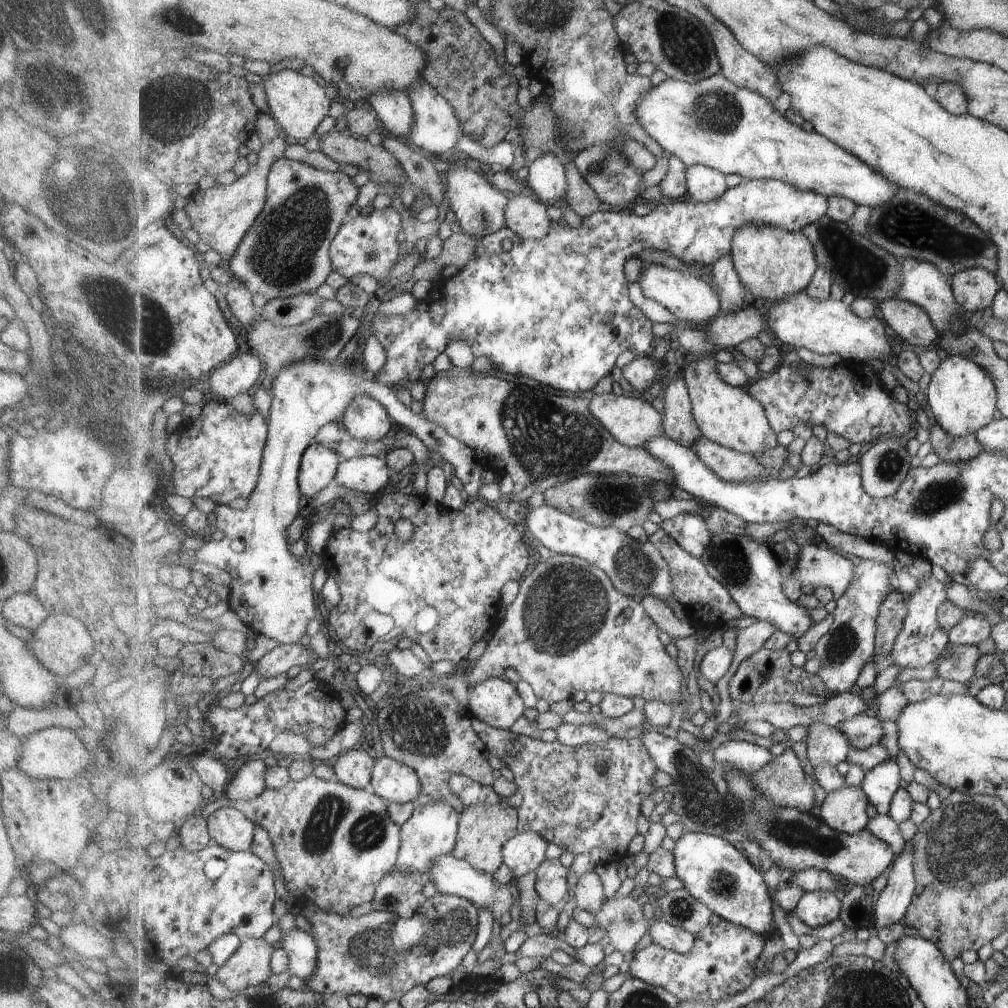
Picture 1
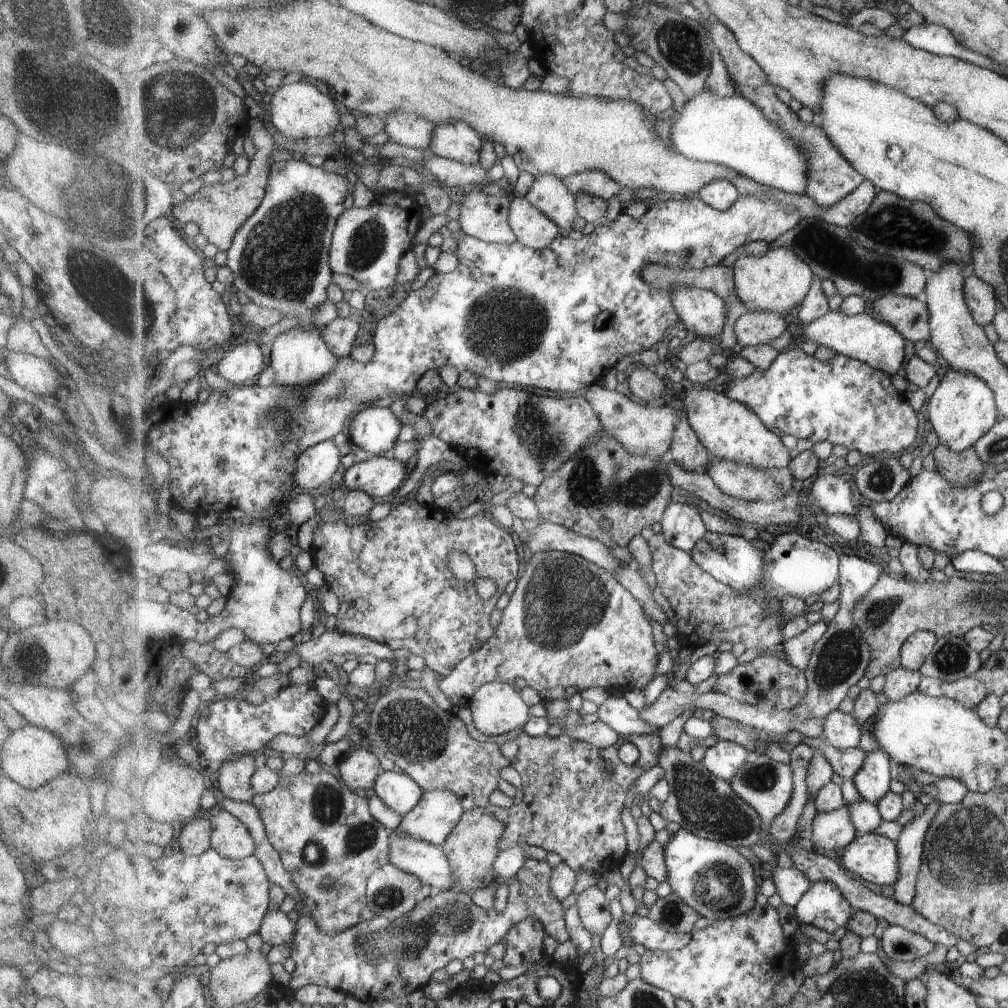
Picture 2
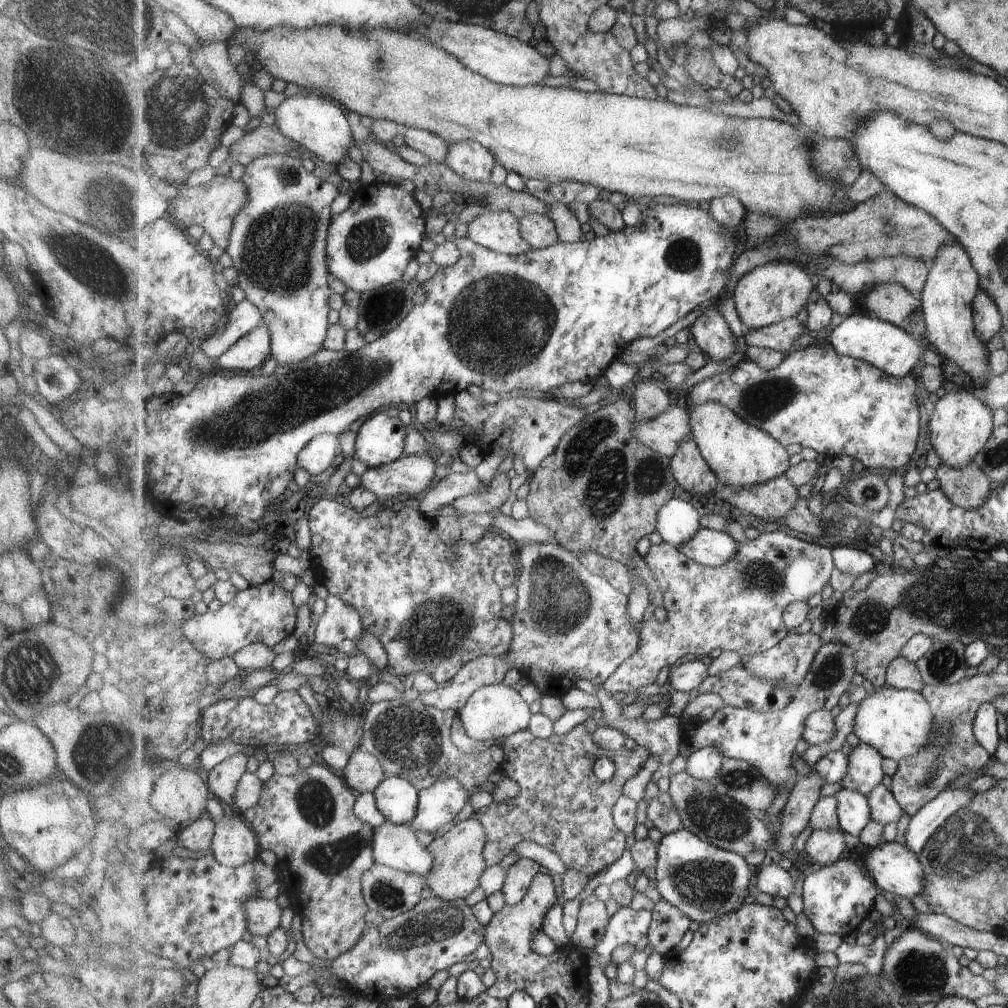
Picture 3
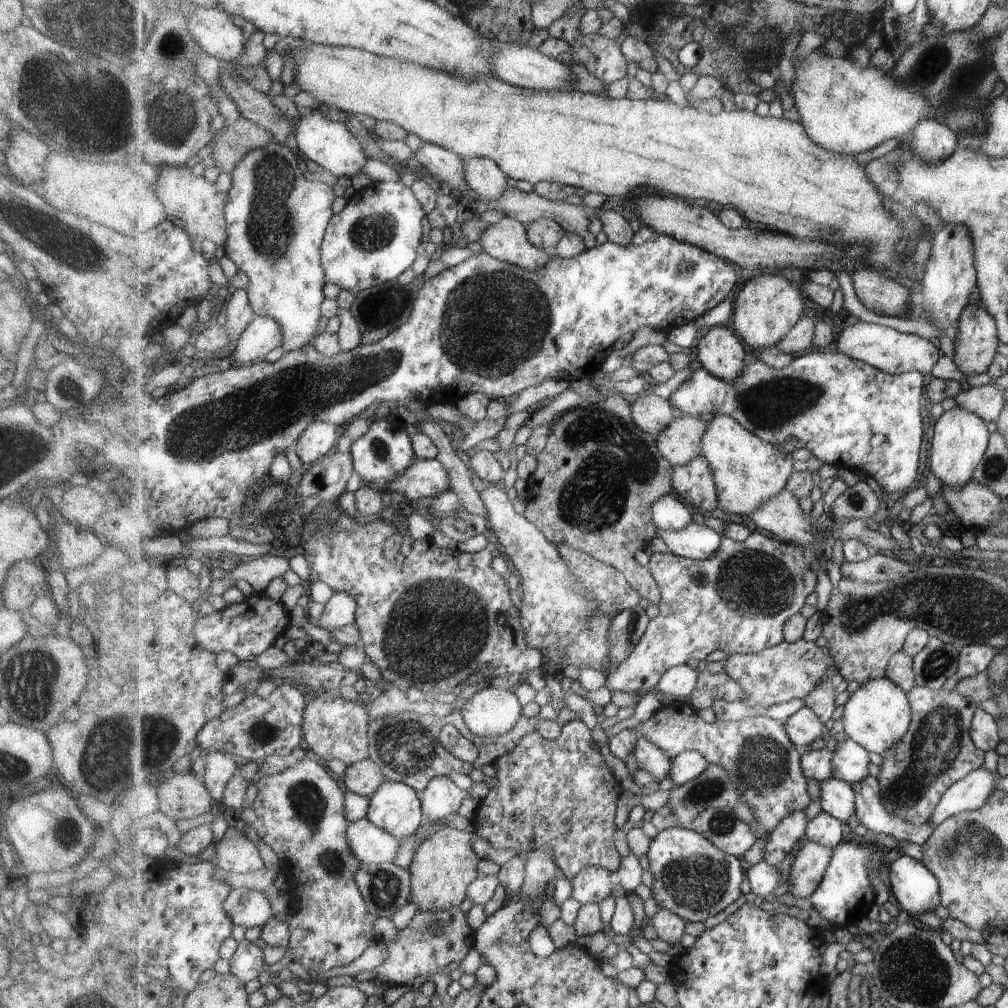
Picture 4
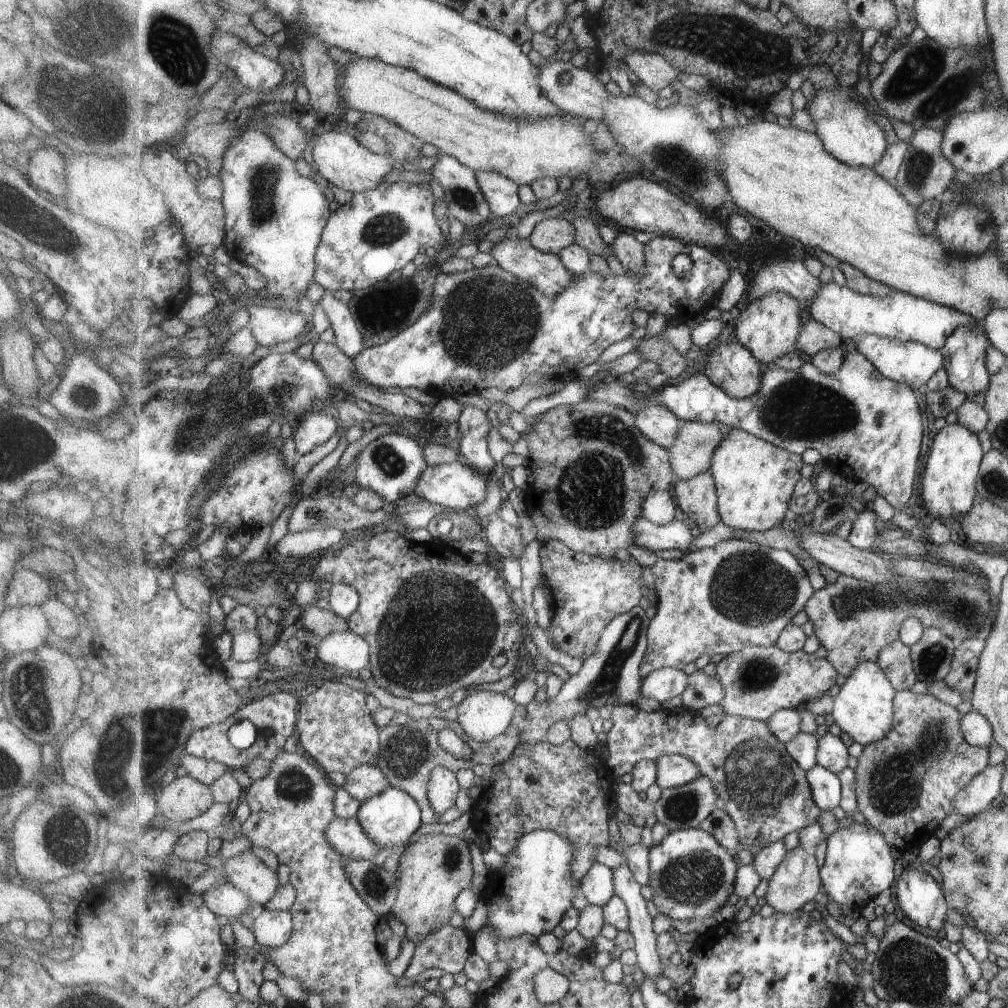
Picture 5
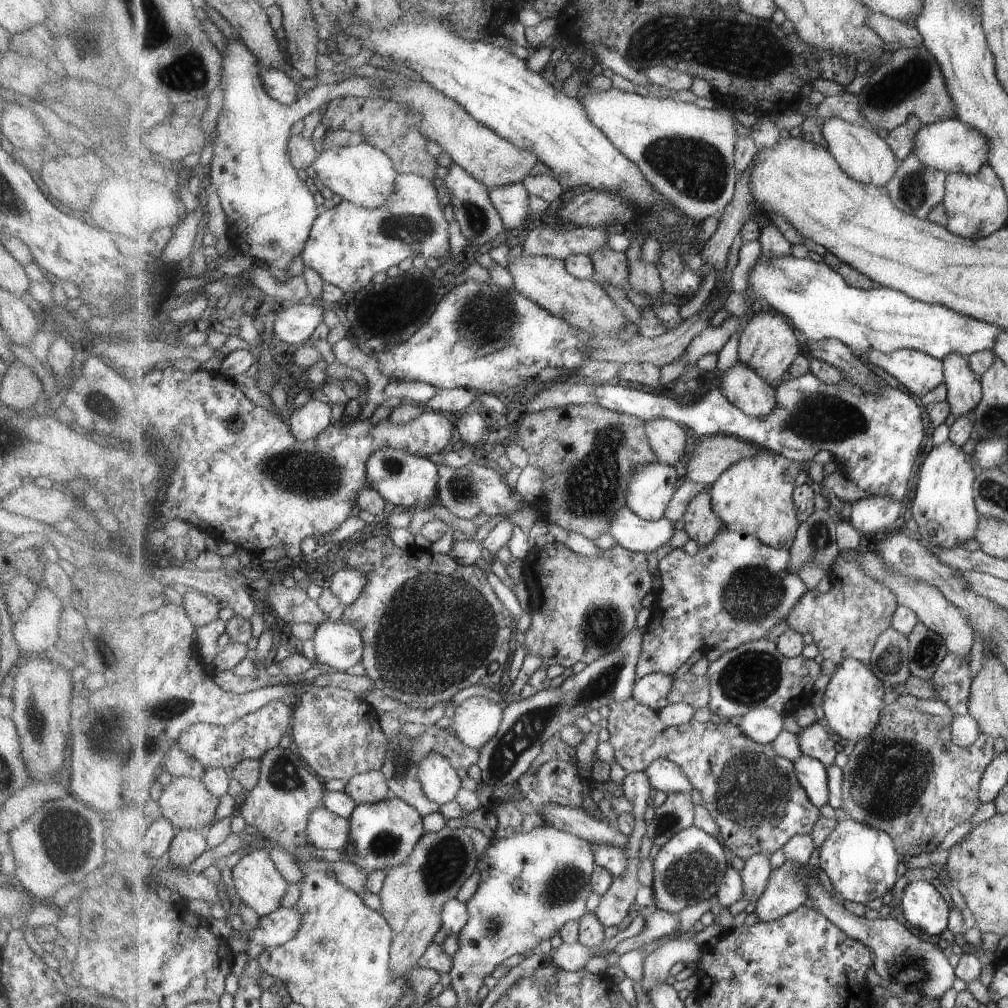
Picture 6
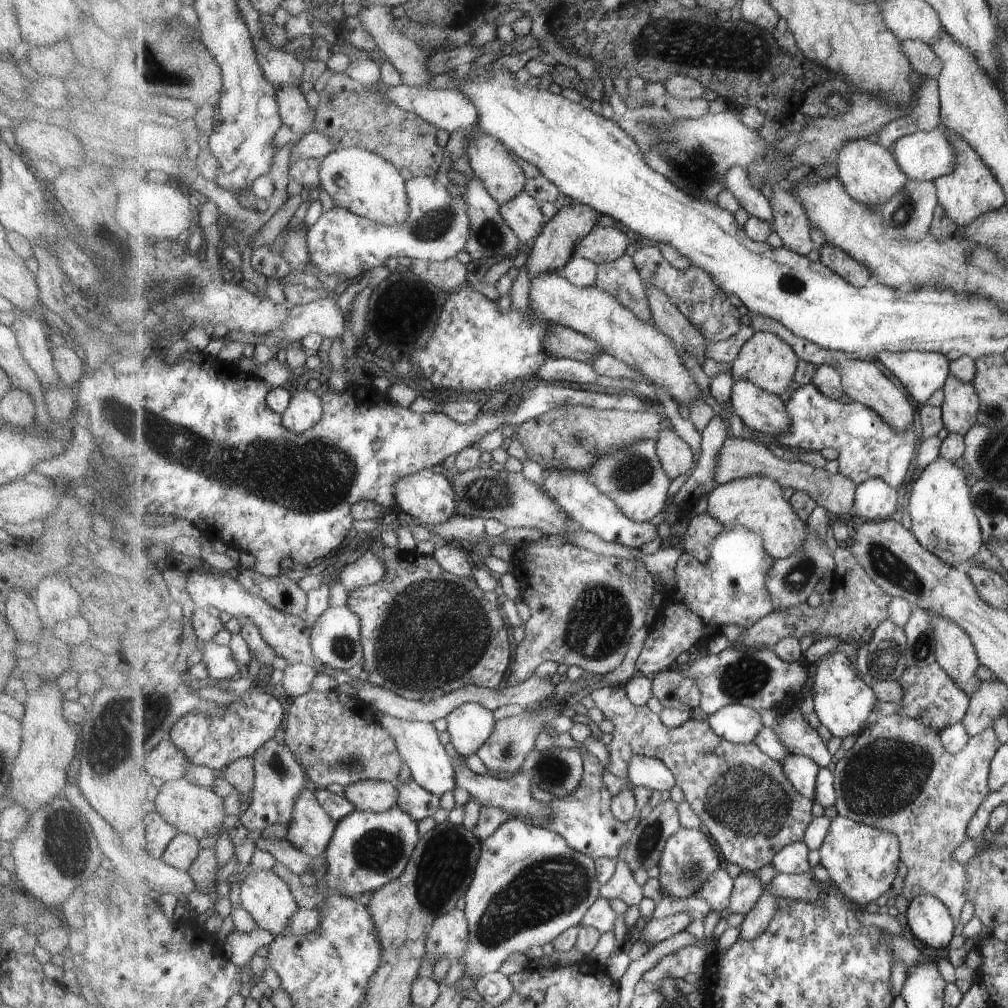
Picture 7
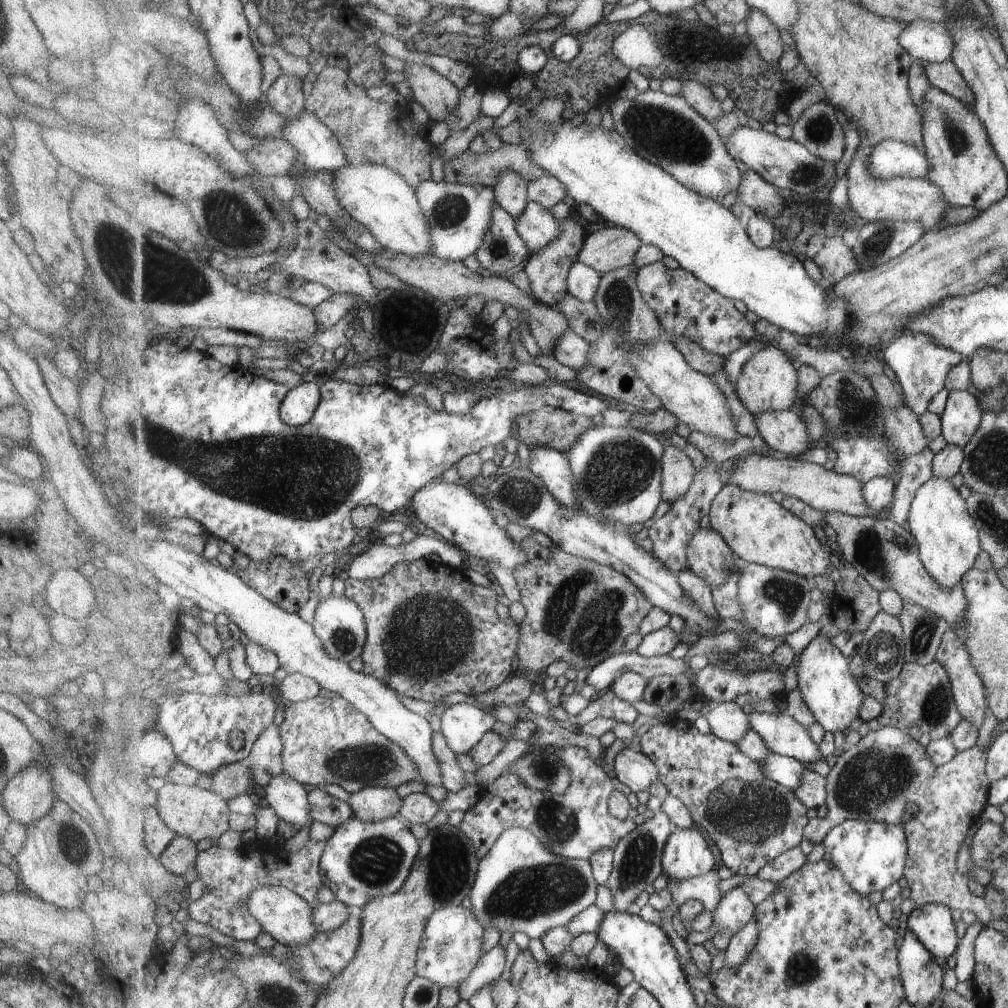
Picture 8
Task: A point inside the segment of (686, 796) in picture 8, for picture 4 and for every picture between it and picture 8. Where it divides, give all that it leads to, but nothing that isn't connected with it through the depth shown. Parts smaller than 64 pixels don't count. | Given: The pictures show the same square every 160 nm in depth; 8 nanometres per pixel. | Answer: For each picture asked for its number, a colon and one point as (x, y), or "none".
4: (767, 766)
5: (765, 791)
6: (754, 793)
7: (749, 807)

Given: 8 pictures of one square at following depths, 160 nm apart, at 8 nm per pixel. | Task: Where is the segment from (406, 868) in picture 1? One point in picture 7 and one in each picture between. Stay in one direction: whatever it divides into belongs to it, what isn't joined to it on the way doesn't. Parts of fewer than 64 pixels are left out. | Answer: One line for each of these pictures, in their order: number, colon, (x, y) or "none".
2: (438, 813)
3: (443, 802)
4: (442, 797)
5: (443, 790)
6: (439, 780)
7: (431, 766)

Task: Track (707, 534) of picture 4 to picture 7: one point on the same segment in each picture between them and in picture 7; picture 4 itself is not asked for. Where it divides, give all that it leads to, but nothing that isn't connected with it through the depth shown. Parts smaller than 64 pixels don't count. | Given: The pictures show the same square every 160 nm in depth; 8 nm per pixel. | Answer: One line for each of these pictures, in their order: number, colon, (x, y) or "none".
5: (677, 534)
6: (630, 531)
7: (594, 511)

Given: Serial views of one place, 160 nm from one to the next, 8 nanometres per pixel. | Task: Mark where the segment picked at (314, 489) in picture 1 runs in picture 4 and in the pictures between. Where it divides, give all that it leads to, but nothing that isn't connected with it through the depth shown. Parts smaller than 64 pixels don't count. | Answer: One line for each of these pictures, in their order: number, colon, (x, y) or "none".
2: (316, 466)
3: (324, 452)
4: (320, 438)

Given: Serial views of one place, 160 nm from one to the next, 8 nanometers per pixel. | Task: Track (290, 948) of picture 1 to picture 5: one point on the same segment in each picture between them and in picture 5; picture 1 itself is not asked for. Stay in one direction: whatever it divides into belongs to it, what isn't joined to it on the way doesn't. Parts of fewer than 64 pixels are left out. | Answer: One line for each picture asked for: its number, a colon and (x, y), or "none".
2: (277, 929)
3: (265, 915)
4: (249, 908)
5: (227, 900)

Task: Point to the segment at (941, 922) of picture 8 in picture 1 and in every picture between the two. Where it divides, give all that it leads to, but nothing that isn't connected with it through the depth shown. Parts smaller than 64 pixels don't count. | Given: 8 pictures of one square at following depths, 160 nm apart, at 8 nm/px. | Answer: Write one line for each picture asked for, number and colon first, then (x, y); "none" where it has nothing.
1: (796, 841)
2: (872, 858)
3: (893, 867)
4: (916, 888)
5: (923, 900)
6: (924, 907)
7: (930, 921)

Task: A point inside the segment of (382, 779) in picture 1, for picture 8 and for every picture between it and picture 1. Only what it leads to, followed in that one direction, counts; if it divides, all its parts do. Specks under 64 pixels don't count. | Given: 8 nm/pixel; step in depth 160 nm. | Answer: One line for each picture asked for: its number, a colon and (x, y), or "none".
2: (400, 792)
3: (397, 798)
4: (396, 807)
5: (391, 818)
6: (383, 835)
7: (369, 849)
8: (362, 861)

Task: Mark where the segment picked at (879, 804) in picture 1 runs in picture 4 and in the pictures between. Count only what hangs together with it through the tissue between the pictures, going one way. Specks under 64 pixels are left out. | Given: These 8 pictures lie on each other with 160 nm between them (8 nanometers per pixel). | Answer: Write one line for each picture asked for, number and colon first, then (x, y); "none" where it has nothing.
2: (873, 781)
3: (865, 773)
4: (851, 761)

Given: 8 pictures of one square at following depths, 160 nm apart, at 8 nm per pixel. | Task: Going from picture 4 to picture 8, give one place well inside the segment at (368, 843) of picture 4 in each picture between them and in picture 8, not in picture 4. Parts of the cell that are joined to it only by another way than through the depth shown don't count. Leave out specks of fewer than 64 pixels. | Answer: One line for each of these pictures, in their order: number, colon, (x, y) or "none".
5: (347, 835)
6: (327, 830)
7: (312, 829)
8: (290, 799)

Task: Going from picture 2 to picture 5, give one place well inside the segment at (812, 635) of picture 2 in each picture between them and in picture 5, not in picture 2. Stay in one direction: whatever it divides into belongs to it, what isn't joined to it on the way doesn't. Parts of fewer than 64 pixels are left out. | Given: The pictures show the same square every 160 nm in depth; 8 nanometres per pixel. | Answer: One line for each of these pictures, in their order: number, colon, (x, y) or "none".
3: (789, 662)
4: (787, 671)
5: (760, 681)

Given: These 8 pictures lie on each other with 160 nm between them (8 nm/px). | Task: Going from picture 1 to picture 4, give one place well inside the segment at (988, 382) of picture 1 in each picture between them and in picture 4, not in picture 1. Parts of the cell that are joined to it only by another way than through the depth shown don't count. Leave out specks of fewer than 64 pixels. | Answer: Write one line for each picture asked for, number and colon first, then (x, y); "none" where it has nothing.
2: (962, 410)
3: (960, 427)
4: (961, 439)

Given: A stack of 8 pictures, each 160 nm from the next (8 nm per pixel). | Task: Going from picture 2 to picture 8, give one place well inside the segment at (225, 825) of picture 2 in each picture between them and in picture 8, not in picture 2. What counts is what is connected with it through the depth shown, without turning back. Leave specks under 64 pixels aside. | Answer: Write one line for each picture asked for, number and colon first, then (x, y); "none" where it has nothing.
3: (234, 844)
4: (235, 852)
5: (246, 872)
6: (259, 884)
7: (266, 897)
8: (286, 916)

